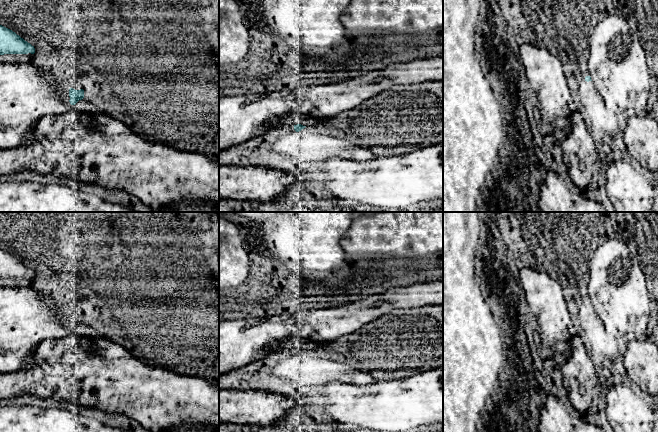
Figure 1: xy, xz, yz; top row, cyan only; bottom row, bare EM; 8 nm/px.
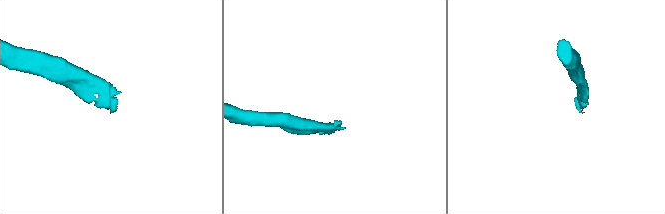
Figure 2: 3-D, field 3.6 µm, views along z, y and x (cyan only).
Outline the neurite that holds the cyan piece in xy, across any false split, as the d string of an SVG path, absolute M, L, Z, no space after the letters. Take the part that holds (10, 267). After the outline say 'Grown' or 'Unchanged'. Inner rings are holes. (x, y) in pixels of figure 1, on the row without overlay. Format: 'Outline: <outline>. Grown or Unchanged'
Outline: M0 249L0 279L34 278L35 272L12 254Z. Unchanged

